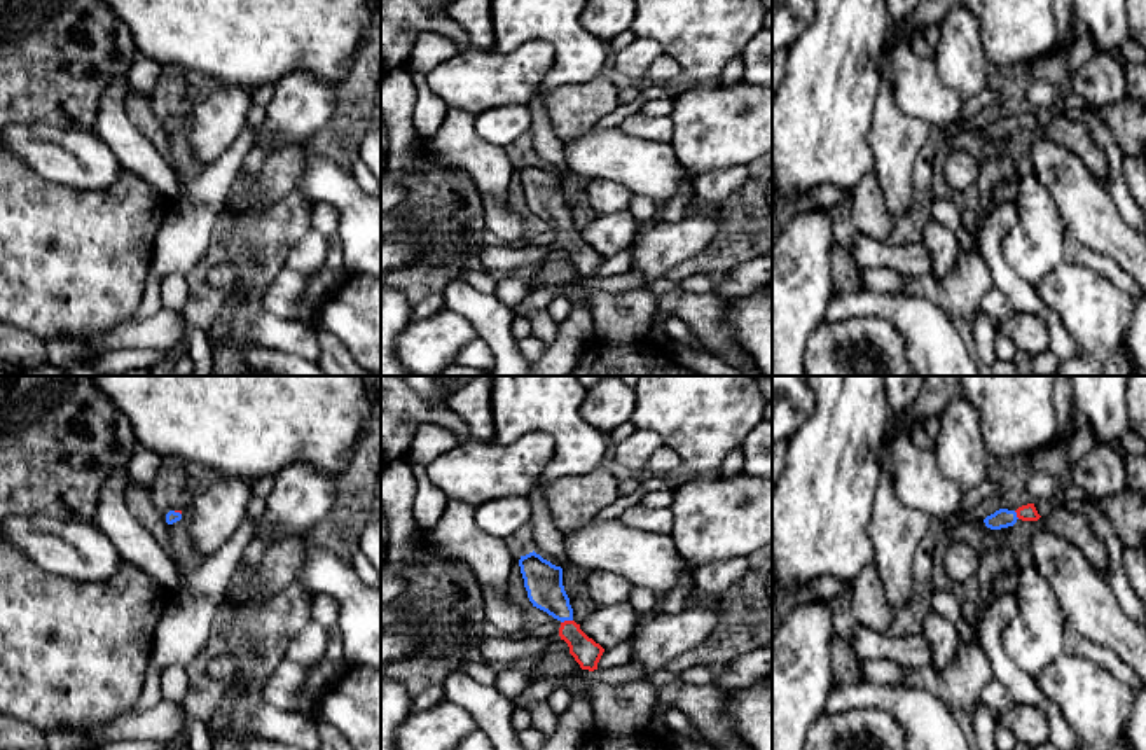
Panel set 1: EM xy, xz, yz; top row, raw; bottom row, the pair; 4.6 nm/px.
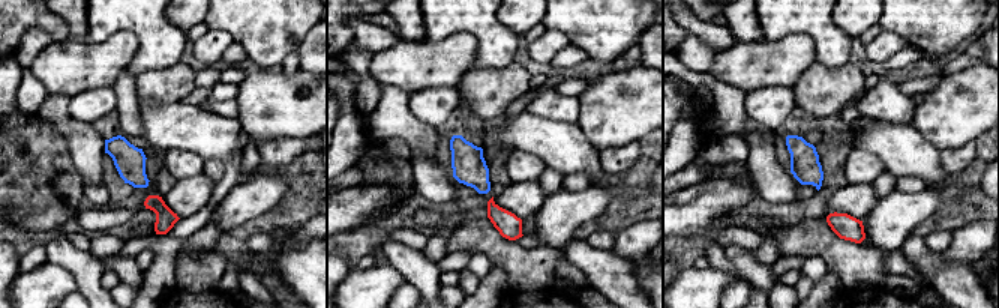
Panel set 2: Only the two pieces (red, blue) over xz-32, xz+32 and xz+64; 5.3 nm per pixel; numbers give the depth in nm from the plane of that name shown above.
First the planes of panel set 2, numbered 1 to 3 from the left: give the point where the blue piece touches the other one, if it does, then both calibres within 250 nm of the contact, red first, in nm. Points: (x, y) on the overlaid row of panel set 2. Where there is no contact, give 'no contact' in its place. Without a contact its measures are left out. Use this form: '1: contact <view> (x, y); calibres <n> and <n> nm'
1: no contact
2: no contact
3: no contact

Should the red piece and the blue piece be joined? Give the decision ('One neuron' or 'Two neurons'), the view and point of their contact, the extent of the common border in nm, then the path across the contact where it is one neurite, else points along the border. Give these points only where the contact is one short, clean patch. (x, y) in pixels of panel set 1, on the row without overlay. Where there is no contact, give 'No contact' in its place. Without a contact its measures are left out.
One neuron. Touches red at xz (566, 229). Shared border 60 nm. Path across: xz (586, 259), (570, 240), (566, 229), (545, 200), (544, 189)

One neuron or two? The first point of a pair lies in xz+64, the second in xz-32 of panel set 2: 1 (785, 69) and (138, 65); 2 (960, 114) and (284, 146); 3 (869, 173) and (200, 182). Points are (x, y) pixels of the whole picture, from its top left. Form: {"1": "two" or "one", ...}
{"1": "two", "2": "two", "3": "two"}

